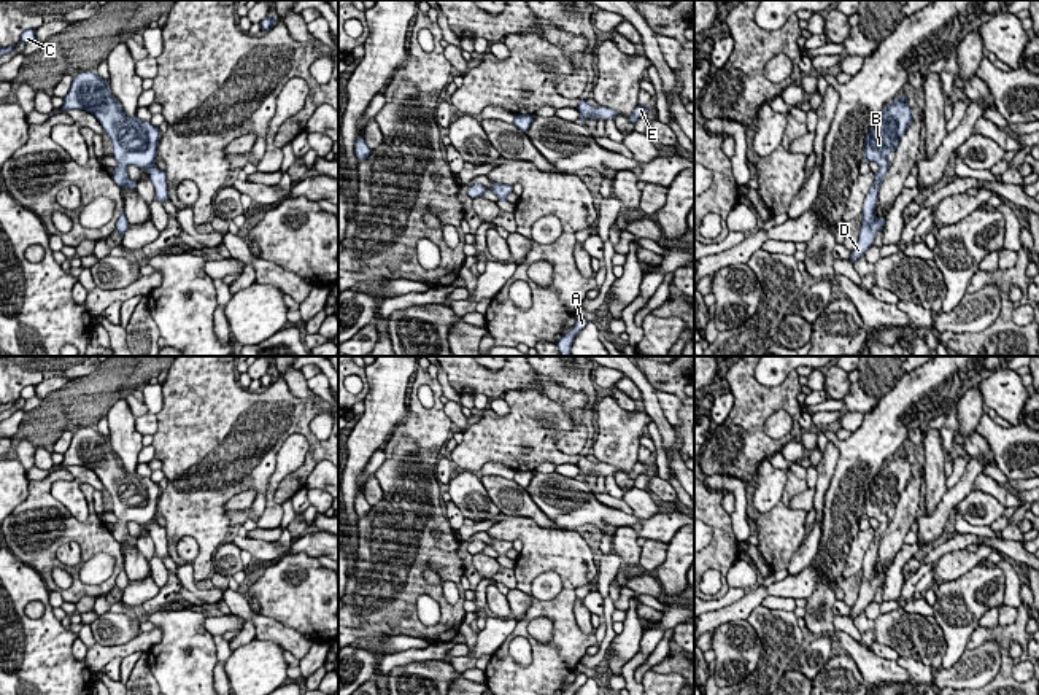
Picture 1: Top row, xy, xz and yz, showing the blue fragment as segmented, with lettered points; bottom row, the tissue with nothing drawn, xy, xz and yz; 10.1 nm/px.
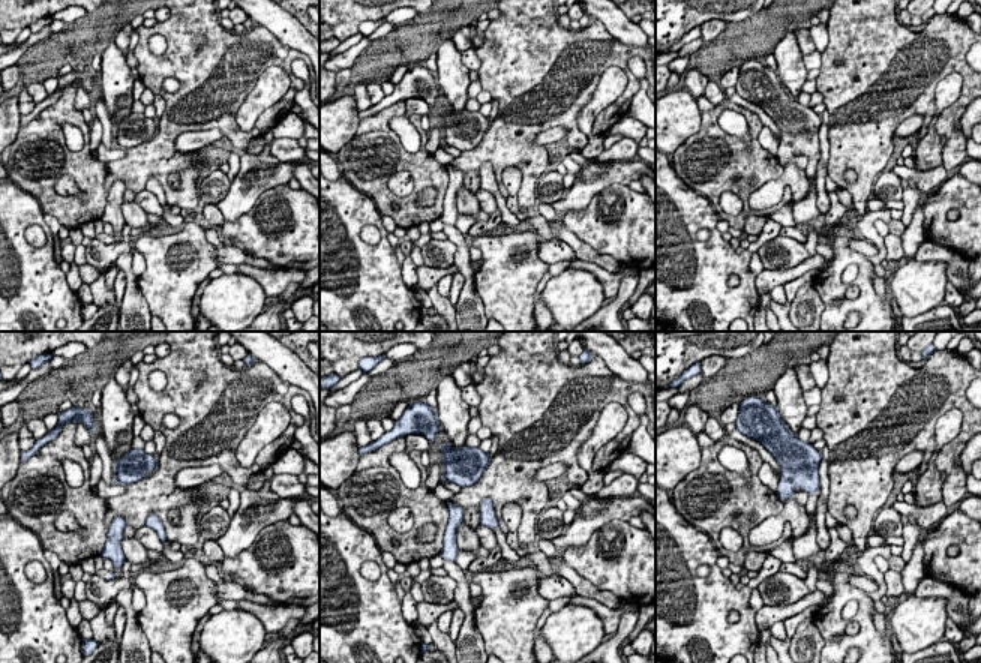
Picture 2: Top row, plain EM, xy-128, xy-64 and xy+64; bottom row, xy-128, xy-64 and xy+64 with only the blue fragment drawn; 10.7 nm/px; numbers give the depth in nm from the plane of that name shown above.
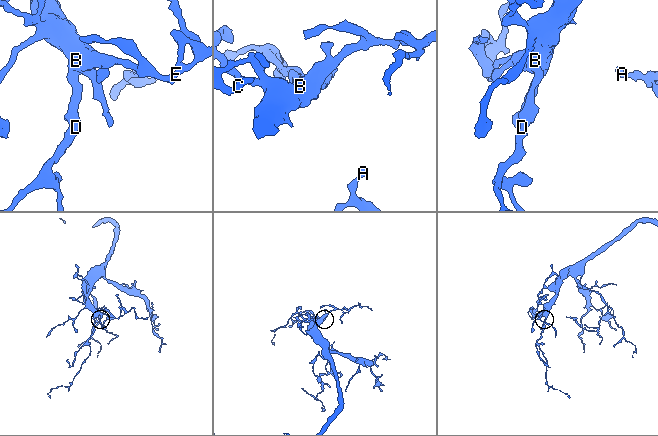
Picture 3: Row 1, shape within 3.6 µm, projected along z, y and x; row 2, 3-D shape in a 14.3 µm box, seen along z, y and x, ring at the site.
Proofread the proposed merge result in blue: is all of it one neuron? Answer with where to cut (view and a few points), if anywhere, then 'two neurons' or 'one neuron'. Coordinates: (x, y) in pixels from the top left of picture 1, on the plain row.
no cut | one neuron

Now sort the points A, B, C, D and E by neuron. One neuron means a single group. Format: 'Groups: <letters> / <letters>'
Groups: A B C D E

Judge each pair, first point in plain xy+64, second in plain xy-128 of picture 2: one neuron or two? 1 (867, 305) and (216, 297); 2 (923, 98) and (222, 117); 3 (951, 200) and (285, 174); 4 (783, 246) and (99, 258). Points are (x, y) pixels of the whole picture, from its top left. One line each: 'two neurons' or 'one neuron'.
1: two neurons
2: one neuron
3: two neurons
4: one neuron

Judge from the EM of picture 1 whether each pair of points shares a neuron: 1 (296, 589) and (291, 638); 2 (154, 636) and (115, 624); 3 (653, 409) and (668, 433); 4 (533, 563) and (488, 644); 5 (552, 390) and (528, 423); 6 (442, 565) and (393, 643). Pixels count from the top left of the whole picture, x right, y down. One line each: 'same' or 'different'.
1: different
2: different
3: same
4: different
5: different
6: different

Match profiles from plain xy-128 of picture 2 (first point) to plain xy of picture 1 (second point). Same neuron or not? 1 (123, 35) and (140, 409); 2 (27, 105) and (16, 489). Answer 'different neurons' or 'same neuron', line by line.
1: same neuron
2: different neurons

